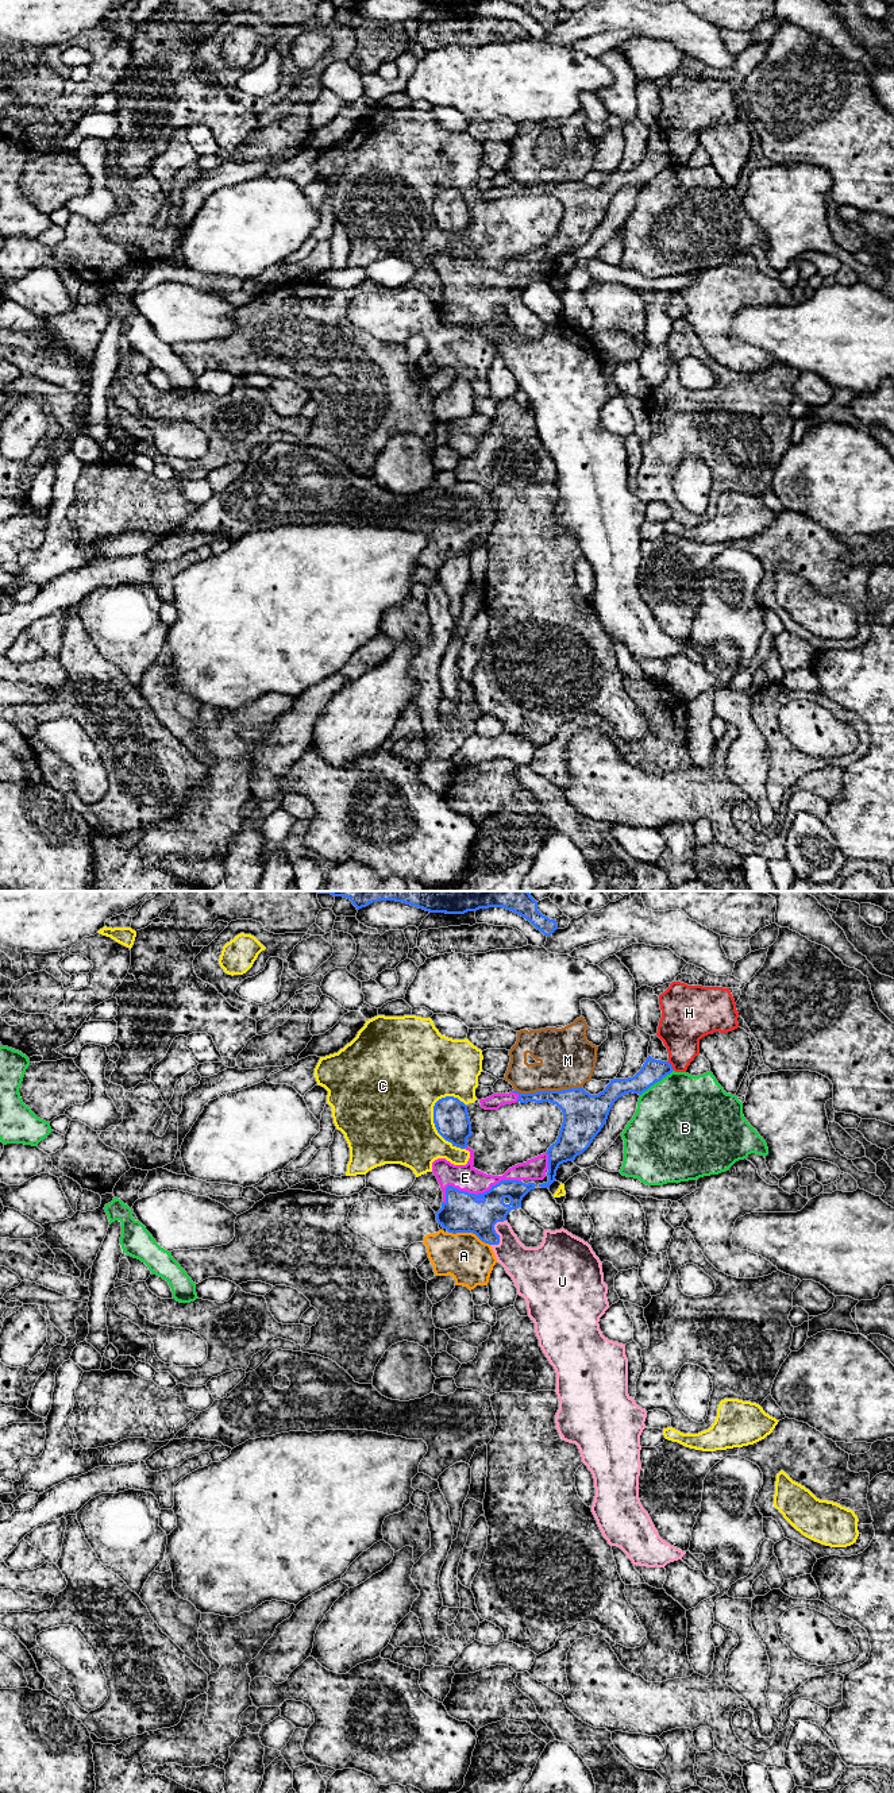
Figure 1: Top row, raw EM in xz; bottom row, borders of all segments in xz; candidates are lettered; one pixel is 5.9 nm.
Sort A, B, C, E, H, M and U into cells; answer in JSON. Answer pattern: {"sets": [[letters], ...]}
{"sets": [["A"], ["B"], ["C"], ["E"], ["H"], ["M"], ["U"]]}

